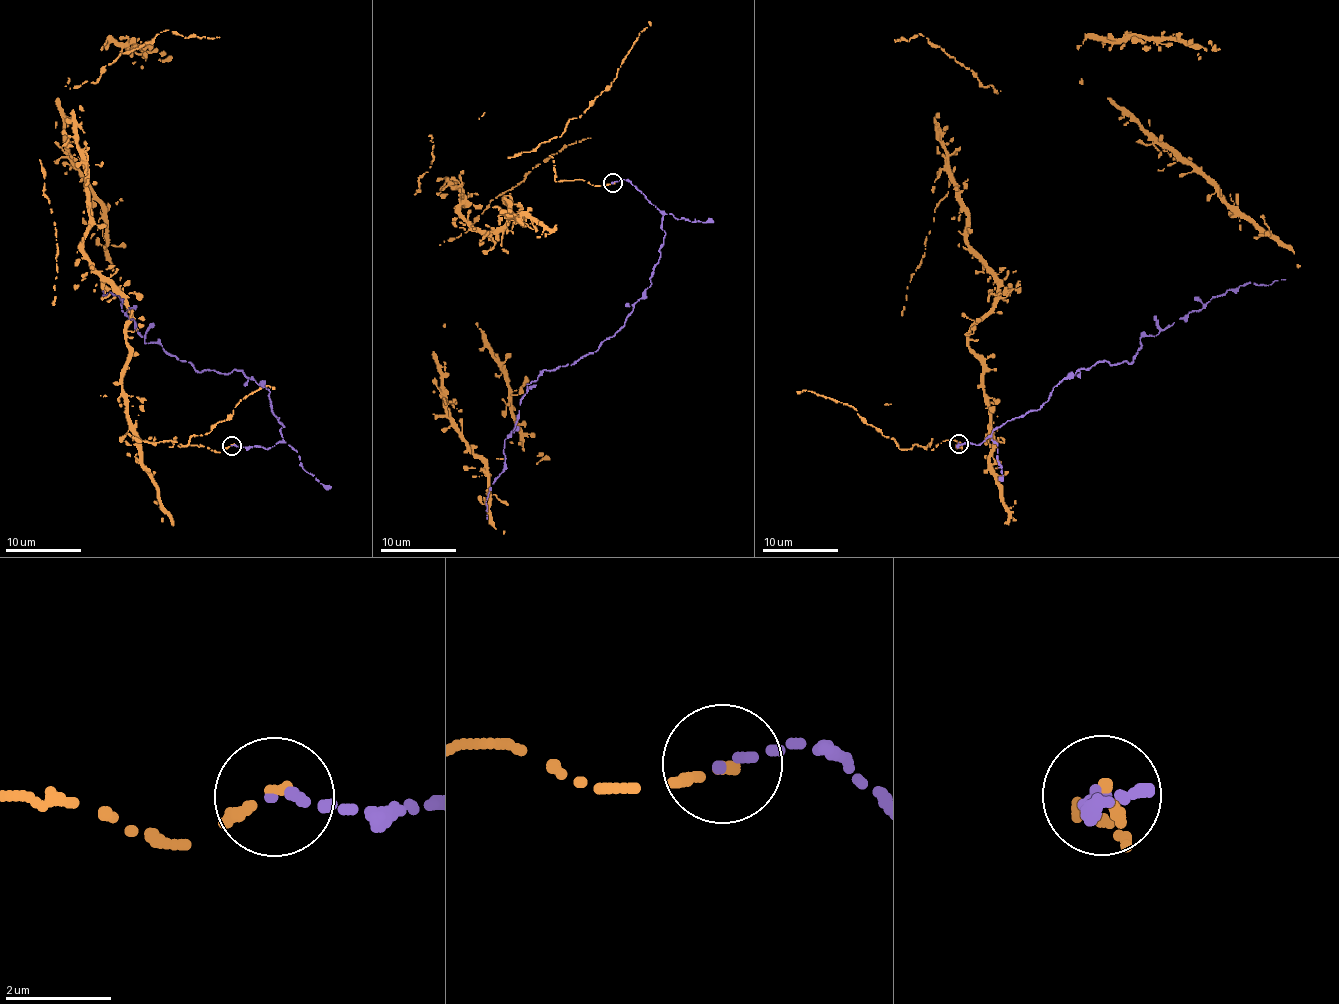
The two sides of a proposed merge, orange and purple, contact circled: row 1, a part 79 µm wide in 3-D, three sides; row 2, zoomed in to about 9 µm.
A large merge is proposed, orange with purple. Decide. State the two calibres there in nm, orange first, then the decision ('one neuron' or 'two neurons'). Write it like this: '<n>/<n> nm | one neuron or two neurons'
200/170 nm | one neuron

